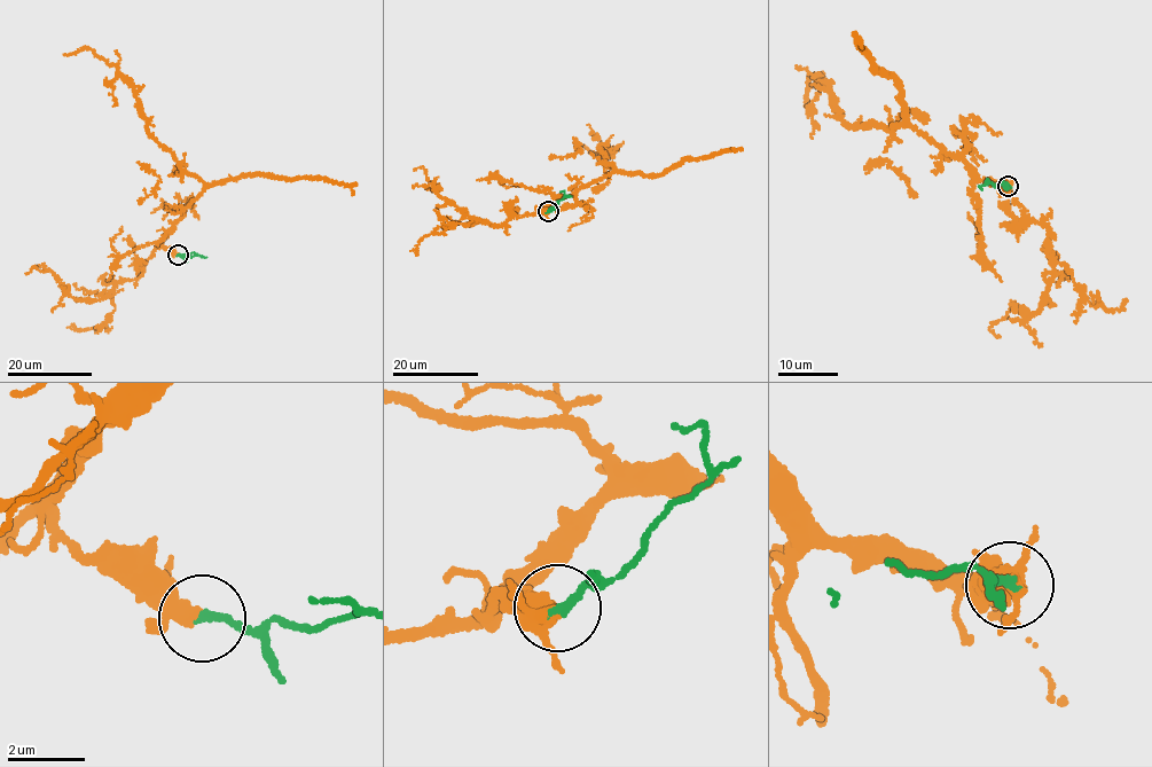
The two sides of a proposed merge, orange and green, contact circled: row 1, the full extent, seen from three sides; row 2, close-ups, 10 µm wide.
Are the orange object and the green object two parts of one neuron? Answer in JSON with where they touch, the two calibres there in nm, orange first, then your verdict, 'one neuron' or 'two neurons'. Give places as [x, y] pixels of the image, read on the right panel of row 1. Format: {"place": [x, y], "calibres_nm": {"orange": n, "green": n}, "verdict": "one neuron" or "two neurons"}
{"place": [1008, 186], "calibres_nm": {"orange": 220, "green": 220}, "verdict": "one neuron"}

